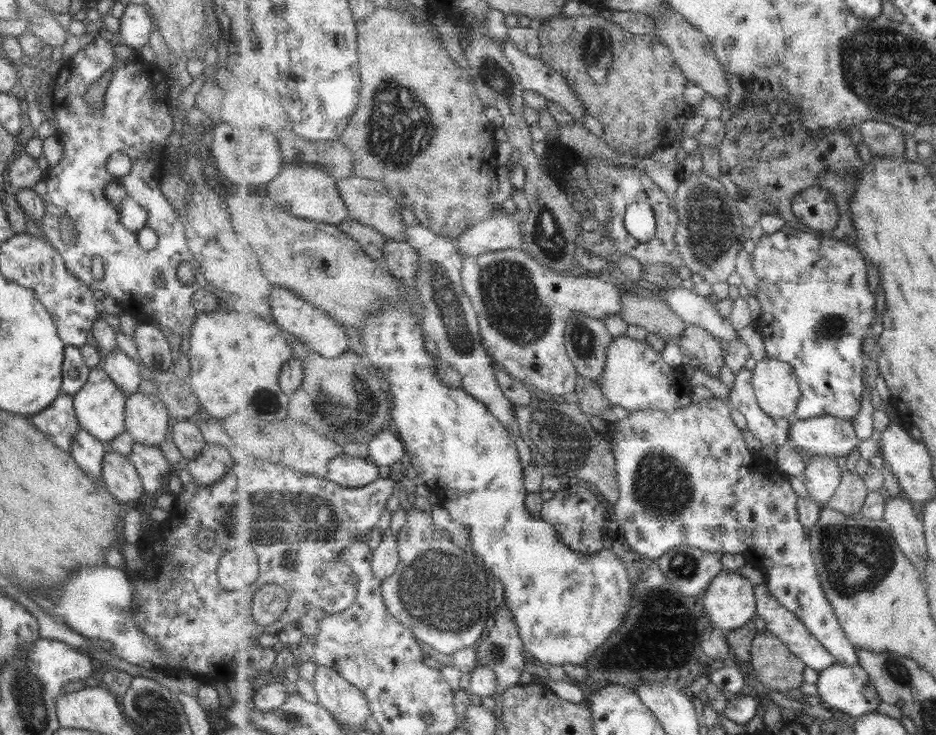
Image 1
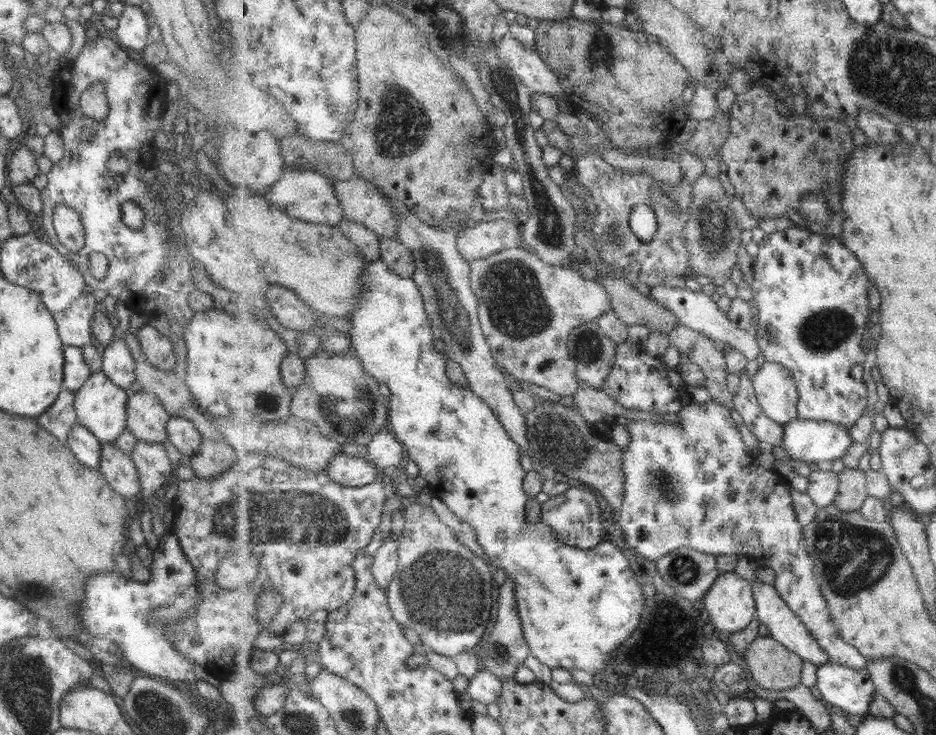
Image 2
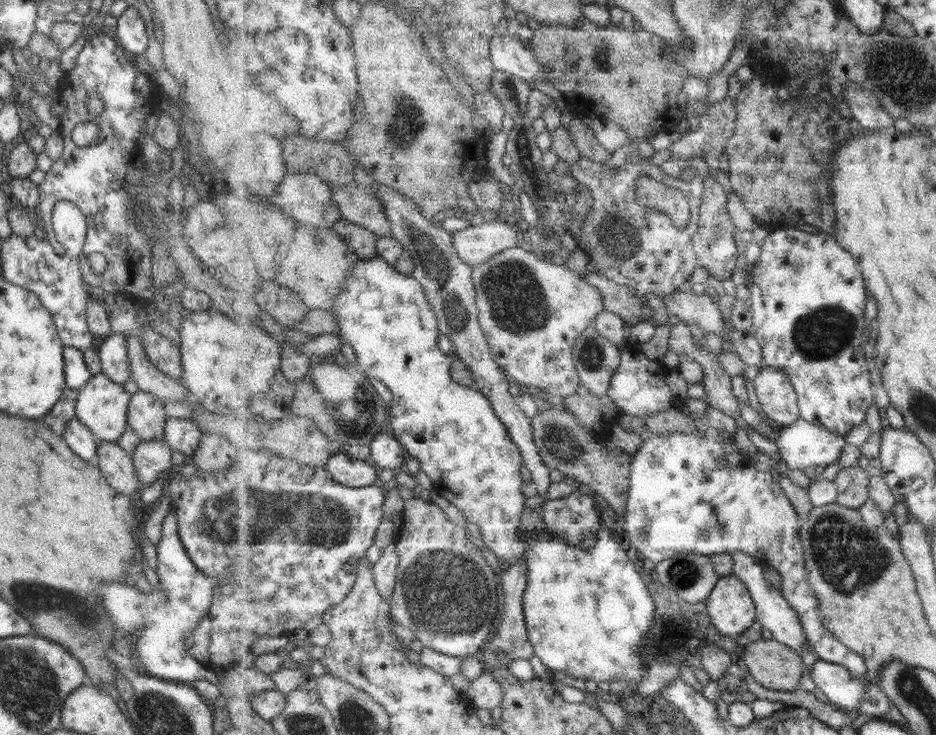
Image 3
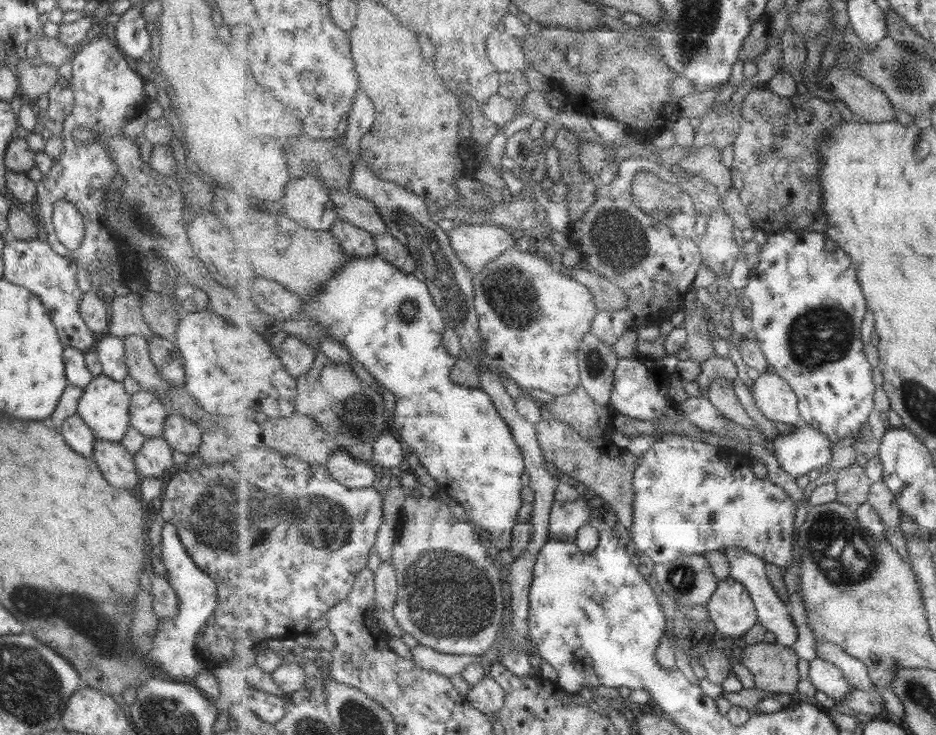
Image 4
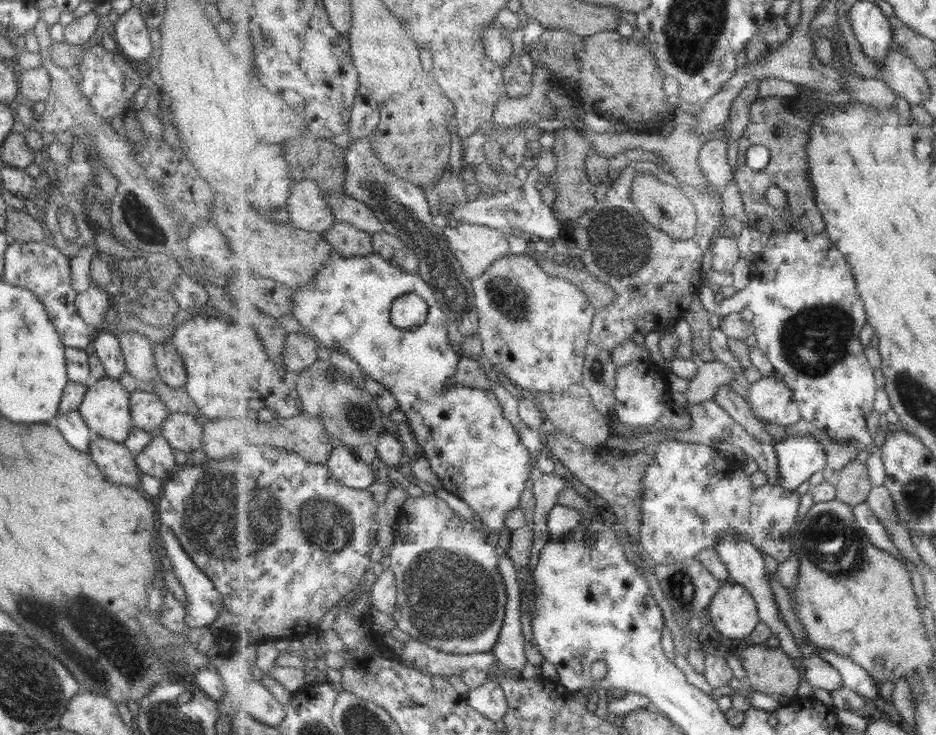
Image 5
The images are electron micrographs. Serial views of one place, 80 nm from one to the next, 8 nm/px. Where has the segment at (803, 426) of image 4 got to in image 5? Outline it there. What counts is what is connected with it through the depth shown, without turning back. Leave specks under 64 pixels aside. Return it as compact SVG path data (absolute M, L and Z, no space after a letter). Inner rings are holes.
M799 431L797 437L787 436L785 439L777 441L774 445L778 455L778 463L780 466L780 480L779 485L783 488L795 491L803 482L807 482L815 472L821 472L823 468L828 467L828 456L823 448L823 444L803 431Z

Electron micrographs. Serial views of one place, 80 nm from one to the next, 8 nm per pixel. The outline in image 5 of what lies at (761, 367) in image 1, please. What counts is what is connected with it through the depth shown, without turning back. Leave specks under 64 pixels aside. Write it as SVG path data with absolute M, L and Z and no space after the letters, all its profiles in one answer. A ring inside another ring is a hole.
M778 375L763 377L748 388L750 405L763 420L784 426L804 425L800 405L793 389Z

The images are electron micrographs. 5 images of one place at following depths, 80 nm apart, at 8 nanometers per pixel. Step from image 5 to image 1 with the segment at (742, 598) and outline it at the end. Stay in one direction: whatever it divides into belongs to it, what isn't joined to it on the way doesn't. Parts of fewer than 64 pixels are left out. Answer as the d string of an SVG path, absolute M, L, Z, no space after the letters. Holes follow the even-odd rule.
M722 570L704 592L702 604L720 631L744 627L756 614L755 585L735 570Z

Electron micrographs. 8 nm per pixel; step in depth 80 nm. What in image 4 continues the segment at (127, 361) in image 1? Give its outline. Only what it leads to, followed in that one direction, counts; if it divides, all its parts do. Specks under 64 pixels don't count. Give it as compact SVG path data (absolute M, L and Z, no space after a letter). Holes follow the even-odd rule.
M105 333L103 339L97 341L94 353L101 363L103 375L120 383L128 375L122 339Z

